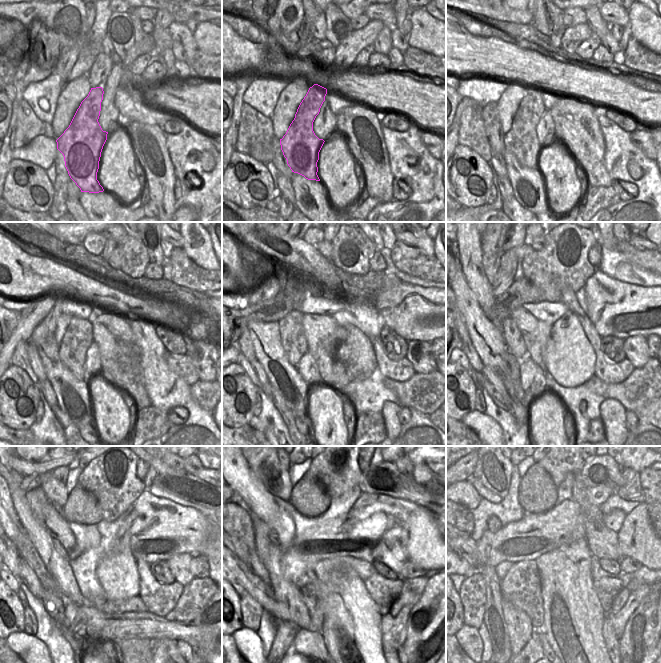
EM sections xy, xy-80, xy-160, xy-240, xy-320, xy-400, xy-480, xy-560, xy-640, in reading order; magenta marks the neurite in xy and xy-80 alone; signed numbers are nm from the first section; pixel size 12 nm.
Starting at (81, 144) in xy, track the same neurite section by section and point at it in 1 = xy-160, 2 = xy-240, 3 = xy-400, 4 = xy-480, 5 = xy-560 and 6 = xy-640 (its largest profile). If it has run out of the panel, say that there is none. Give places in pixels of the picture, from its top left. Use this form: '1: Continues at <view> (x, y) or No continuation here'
1: Continues at xy-160 (521, 140)
2: Continues at xy-240 (78, 337)
3: Continues at xy-400 (513, 338)
4: Continues at xy-480 (60, 549)
5: Continues at xy-560 (274, 537)
6: Continues at xy-640 (494, 524).

